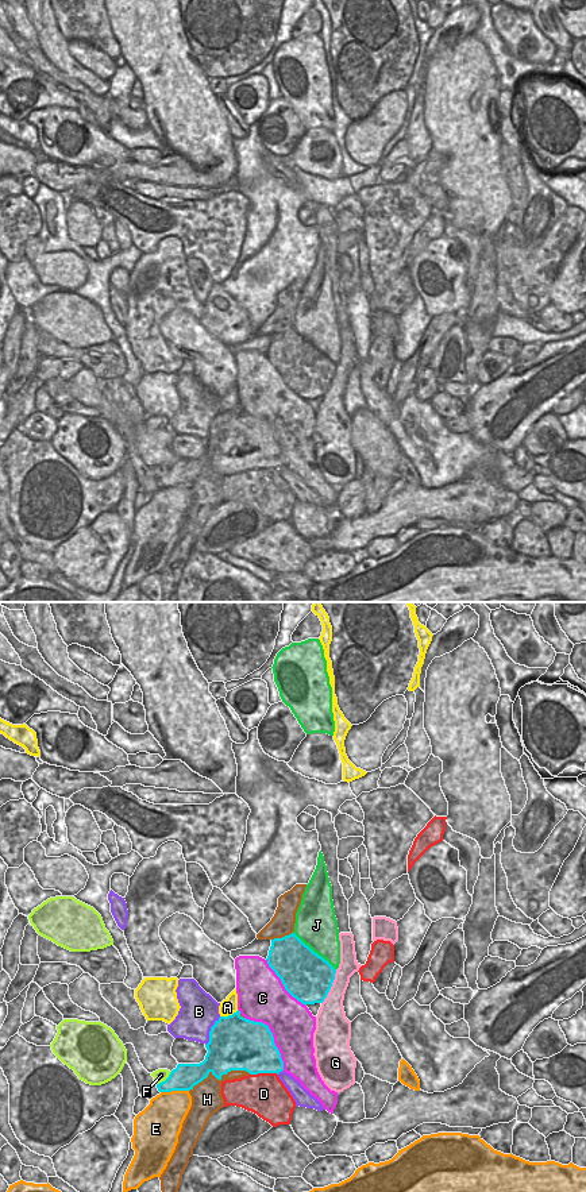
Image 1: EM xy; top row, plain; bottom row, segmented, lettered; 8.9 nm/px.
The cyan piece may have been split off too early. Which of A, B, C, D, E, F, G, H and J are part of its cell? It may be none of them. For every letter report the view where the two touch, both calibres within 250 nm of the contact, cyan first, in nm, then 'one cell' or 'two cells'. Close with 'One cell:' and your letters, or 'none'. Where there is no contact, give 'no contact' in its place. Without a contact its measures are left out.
A: xy | 480/150 nm | two cells
B: xy | 480/340 nm | two cells
C: xy | 440/400 nm | two cells
D: xy | 420/380 nm | two cells
E: xy | 240/340 nm | two cells
F: xy | 240/120 nm | two cells
G: xy | 440/220 nm | two cells
H: xy | 340/280 nm | two cells
J: xy | 440/380 nm | two cells
One cell: none

